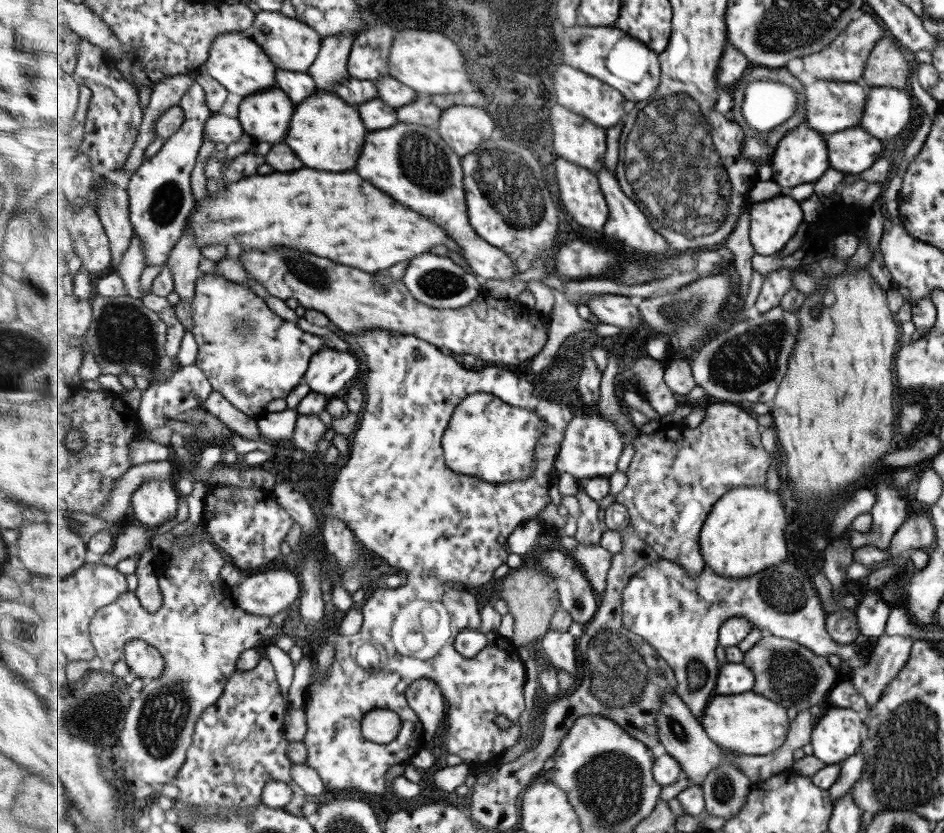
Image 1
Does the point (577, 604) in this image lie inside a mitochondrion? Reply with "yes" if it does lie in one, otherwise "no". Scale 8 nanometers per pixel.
yes

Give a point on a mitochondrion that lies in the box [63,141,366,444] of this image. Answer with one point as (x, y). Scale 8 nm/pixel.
(124, 334)

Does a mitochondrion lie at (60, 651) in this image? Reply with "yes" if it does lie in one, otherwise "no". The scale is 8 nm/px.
no

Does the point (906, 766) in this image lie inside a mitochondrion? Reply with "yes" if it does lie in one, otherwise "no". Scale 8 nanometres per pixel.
yes

